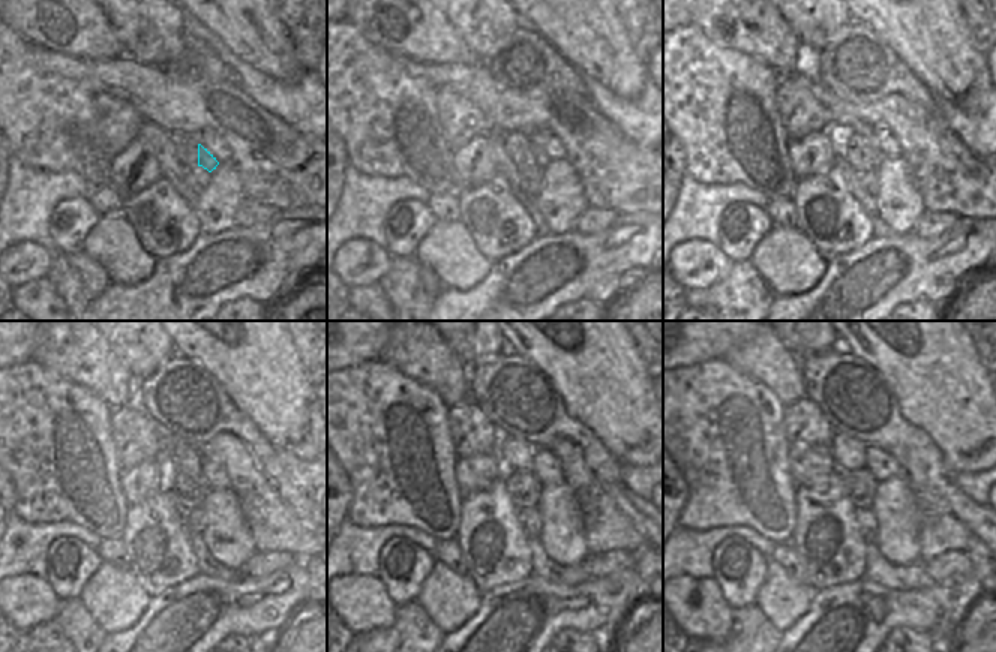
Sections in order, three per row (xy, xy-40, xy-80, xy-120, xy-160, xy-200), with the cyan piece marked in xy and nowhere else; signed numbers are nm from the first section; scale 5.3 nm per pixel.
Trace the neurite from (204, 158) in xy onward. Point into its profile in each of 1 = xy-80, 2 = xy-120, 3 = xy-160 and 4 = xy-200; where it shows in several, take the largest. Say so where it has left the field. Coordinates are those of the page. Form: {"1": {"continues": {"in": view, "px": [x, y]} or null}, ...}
{"1": {"continues": {"in": "xy-80", "px": [861, 129]}}, "2": {"continues": {"in": "xy-120", "px": [180, 456]}}, "3": {"continues": {"in": "xy-160", "px": [518, 456]}}, "4": {"continues": {"in": "xy-200", "px": [827, 535]}}}

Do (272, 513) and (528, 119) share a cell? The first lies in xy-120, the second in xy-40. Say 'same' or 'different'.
same

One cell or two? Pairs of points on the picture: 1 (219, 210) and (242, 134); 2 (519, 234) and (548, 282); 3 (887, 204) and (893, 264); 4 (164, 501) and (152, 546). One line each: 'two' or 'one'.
1: two
2: two
3: two
4: one

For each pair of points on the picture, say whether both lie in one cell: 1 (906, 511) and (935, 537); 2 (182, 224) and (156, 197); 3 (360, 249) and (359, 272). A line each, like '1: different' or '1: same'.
1: different
2: same
3: same

